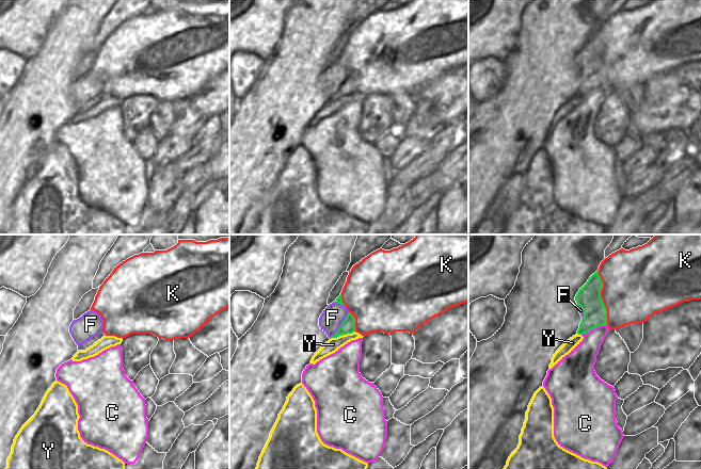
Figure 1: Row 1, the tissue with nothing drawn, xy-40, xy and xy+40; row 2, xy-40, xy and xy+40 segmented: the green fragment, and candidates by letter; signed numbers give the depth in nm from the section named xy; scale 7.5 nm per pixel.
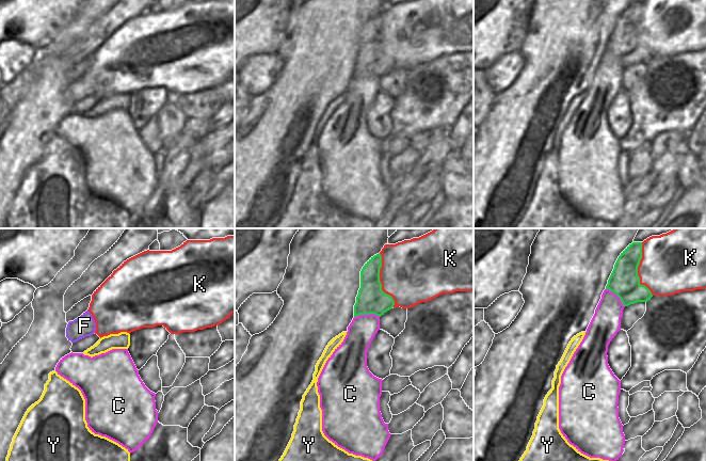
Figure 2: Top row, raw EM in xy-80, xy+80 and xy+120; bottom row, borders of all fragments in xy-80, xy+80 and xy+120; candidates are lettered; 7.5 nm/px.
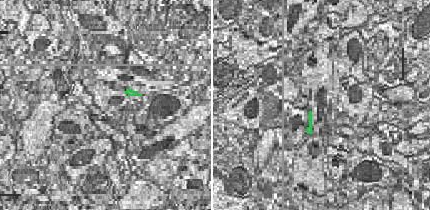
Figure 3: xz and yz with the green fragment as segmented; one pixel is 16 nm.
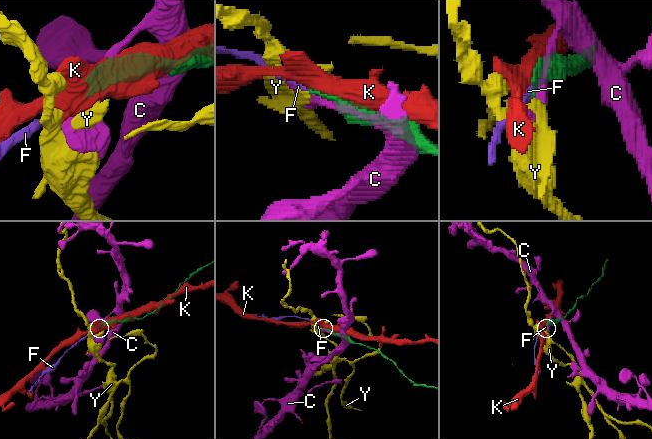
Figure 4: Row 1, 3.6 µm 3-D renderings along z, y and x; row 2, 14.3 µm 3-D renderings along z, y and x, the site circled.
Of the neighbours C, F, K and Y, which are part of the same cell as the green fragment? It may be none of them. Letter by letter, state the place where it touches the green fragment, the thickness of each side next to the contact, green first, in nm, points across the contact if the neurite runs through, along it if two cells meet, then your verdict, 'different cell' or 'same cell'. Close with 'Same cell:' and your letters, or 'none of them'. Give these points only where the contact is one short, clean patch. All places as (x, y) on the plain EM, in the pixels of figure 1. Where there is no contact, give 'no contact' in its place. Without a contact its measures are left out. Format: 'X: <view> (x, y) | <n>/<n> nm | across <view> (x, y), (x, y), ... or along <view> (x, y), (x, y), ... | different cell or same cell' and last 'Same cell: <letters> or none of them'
C: xy+40 (593, 89) | 180/200 nm | different cell
F: xy (340, 86) | 110/170 nm | across xy (348, 87), (340, 86), (332, 79) | same cell
K: xy+40 (600, 59) | 180/460 nm | different cell
Y: xy (343, 95) | 110/100 nm | along xy (354, 92), (332, 99) | different cell
Same cell: F

